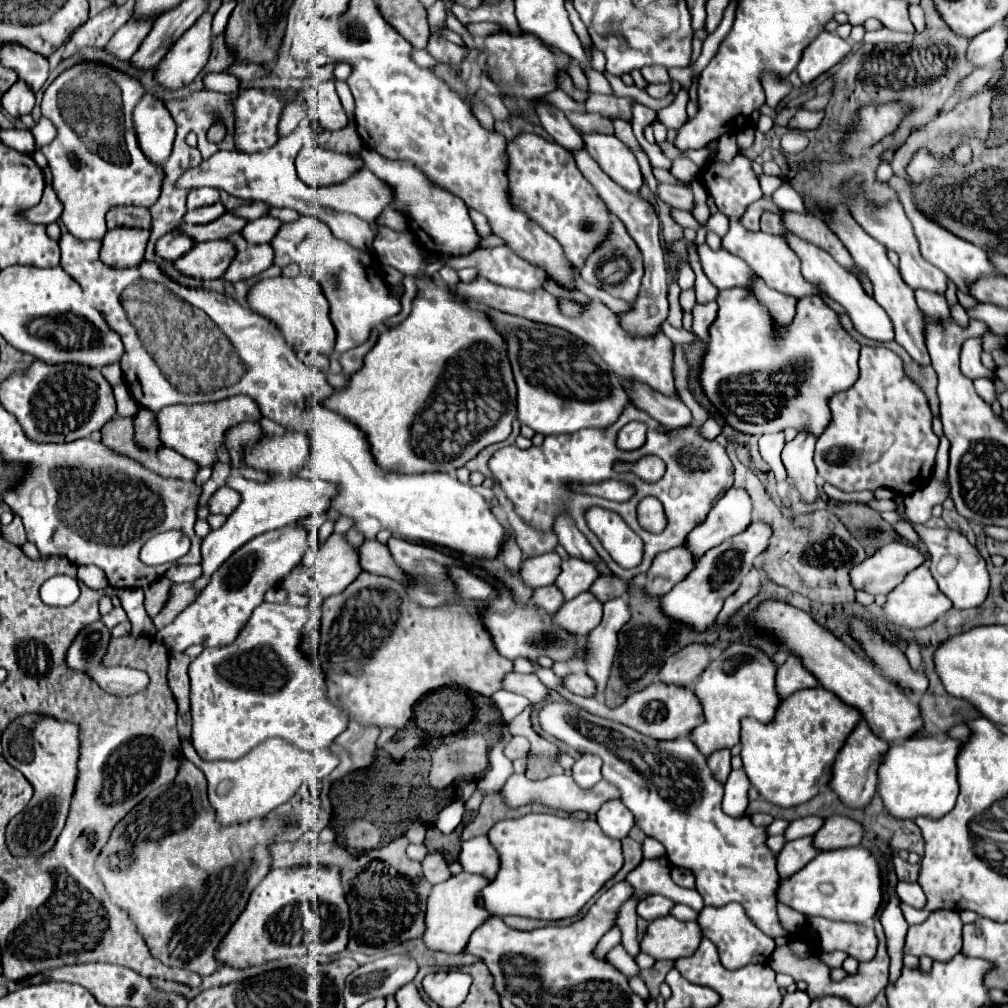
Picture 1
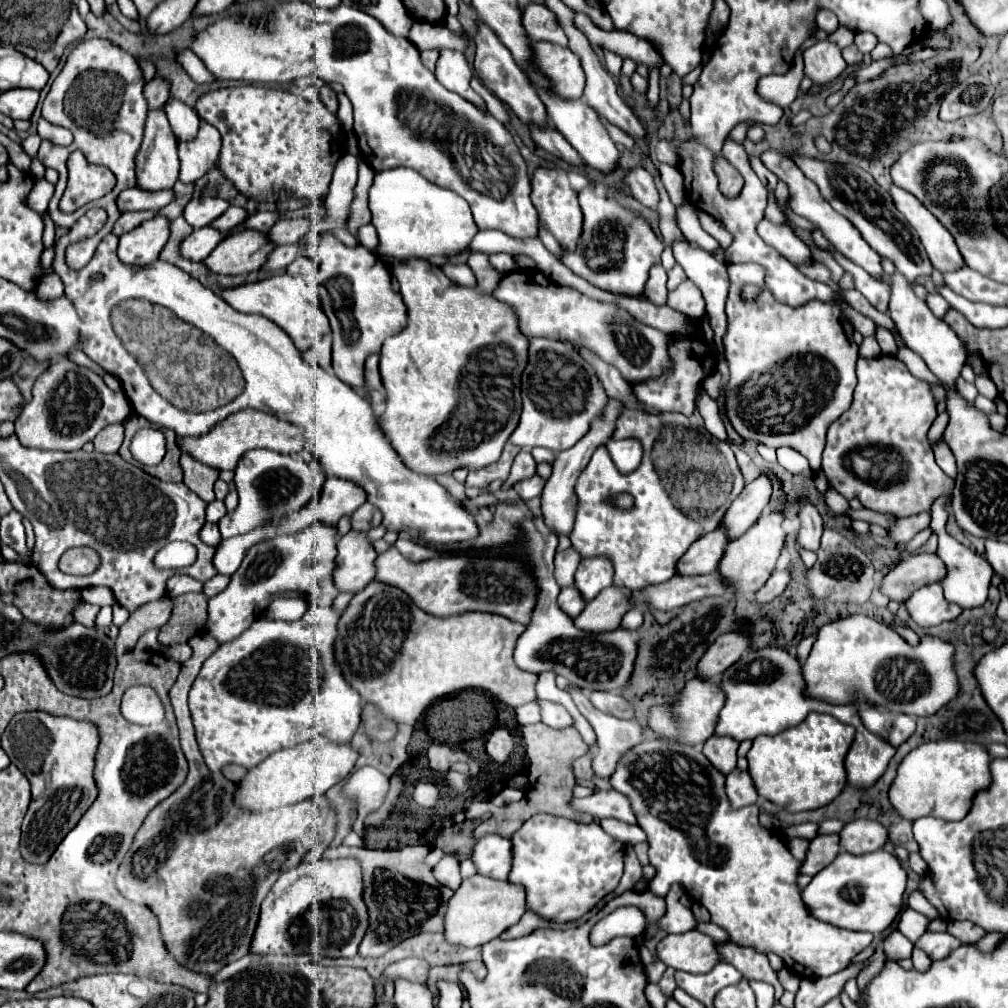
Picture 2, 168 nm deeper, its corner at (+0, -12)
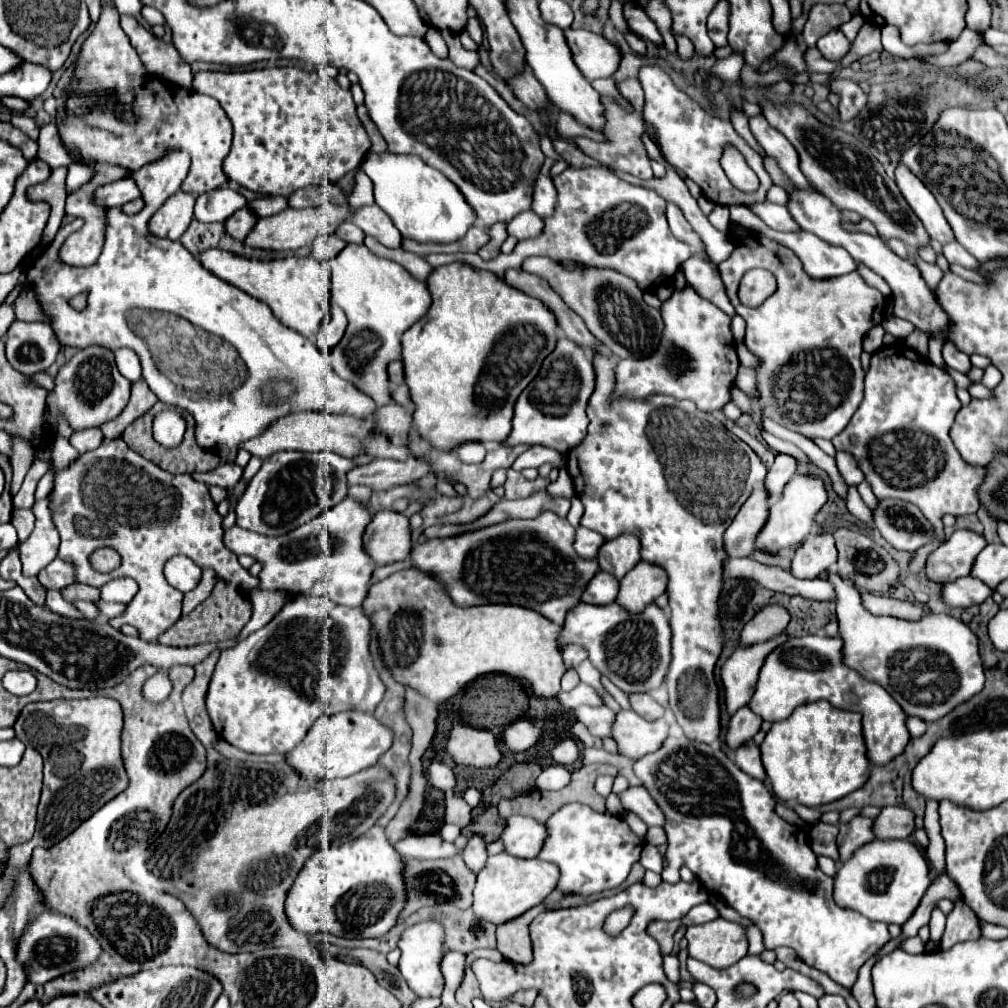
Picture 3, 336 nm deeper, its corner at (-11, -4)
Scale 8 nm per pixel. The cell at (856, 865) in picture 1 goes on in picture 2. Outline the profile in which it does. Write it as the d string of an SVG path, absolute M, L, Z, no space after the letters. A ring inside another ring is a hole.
M876 850L862 856L840 852L832 864L822 868L812 882L802 888L802 900L808 912L822 922L844 930L882 934L900 912L904 890L906 872L902 870L898 858L886 850Z

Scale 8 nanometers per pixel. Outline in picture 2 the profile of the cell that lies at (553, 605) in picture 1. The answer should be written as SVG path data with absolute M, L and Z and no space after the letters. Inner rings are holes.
M568 586L568 588L560 590L558 604L560 604L560 610L566 612L568 616L578 616L582 612L582 608L586 606L586 602L582 600L580 592L574 586Z

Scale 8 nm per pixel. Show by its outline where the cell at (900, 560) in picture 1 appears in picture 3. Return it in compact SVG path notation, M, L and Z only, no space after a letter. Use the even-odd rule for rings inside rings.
M955 530L927 558L927 576L933 582L953 582L969 576L975 556L987 546L987 540L971 530Z

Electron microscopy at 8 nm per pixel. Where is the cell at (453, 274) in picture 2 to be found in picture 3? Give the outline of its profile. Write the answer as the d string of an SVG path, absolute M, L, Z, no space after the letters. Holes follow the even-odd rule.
M573 168L553 178L557 202L551 216L543 218L543 232L535 238L521 240L511 254L499 254L493 260L483 260L479 254L429 254L425 260L431 266L465 262L473 268L503 276L507 268L519 268L529 256L547 256L557 262L575 260L597 268L615 268L617 272L637 280L641 290L653 290L671 280L677 268L691 256L691 246L671 236L665 218L665 200L647 186L629 184L607 168Z

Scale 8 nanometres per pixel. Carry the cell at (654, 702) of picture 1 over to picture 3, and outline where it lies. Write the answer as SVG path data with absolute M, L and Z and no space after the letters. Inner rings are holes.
M781 634L769 642L739 646L731 654L731 658L723 664L721 676L723 676L725 704L729 714L735 714L743 704L751 700L763 660L767 658L767 654L773 652L775 646L783 644L785 640L787 640L787 634Z

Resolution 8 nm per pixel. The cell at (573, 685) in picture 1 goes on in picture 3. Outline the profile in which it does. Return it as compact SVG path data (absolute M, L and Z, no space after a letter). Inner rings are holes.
M633 694L631 696L631 708L647 720L657 720L657 718L665 716L665 708L655 698L651 698L649 694Z

